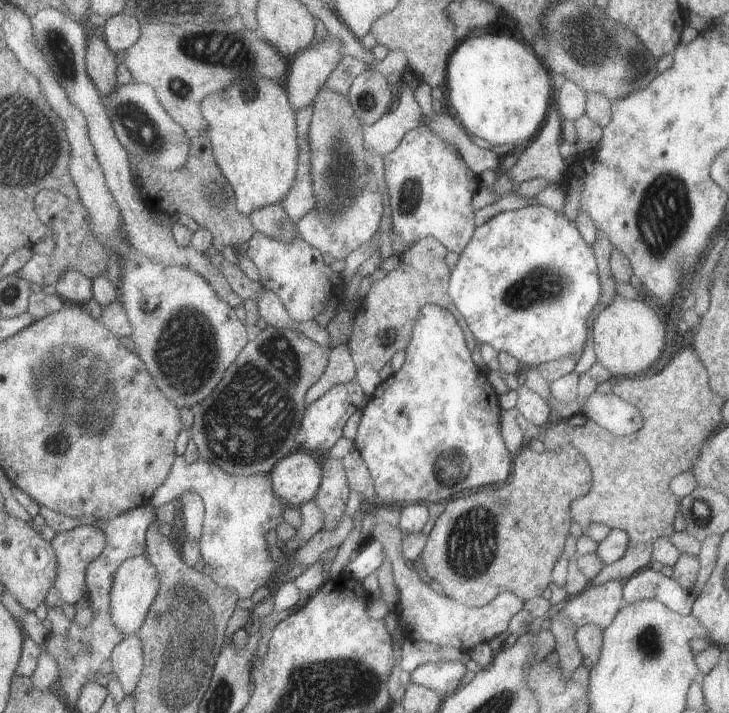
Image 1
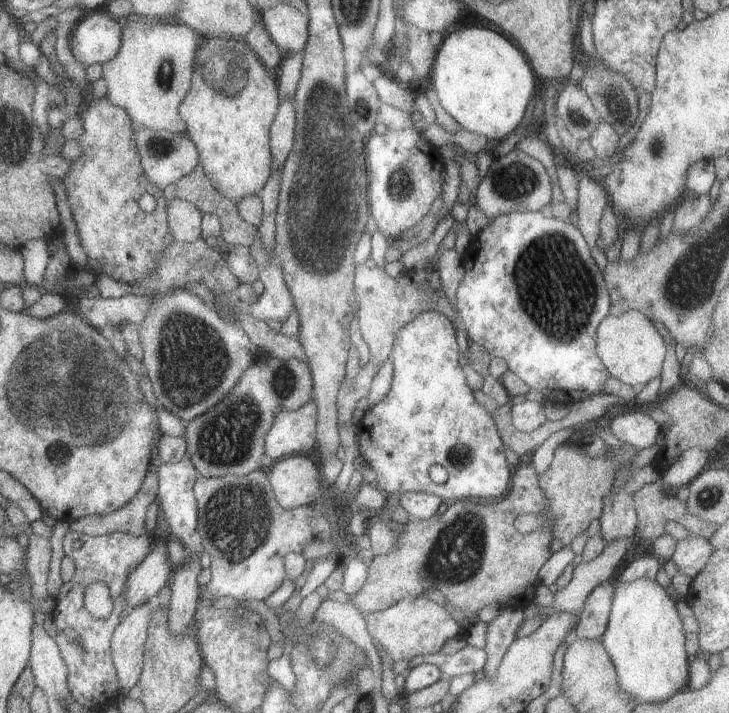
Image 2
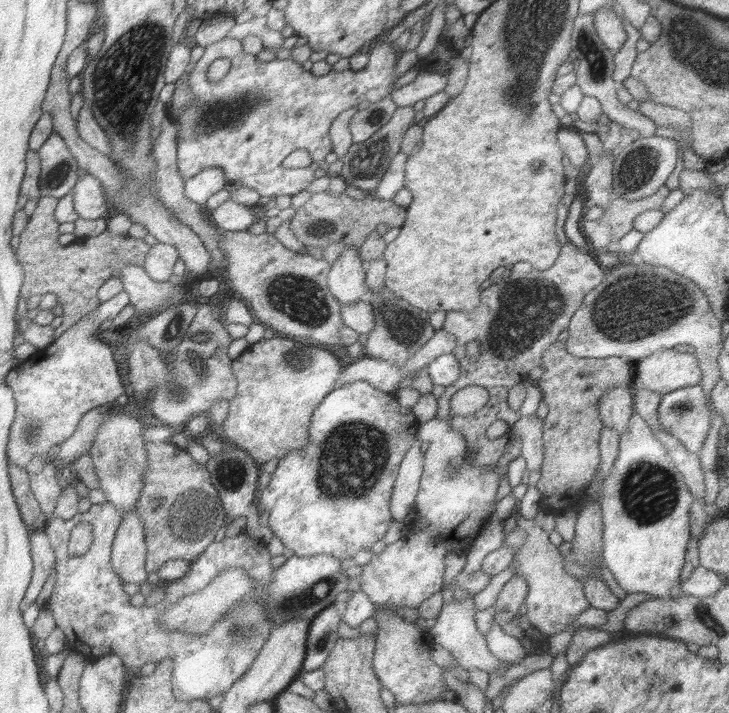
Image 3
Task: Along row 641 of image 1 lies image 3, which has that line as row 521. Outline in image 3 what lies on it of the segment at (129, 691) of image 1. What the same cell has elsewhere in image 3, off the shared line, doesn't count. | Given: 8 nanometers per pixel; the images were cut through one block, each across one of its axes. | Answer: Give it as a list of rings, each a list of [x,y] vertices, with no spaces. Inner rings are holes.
[[[135,510],[127,512],[117,528],[113,548],[111,548],[111,564],[123,584],[141,586],[147,582],[147,544],[143,524]]]

